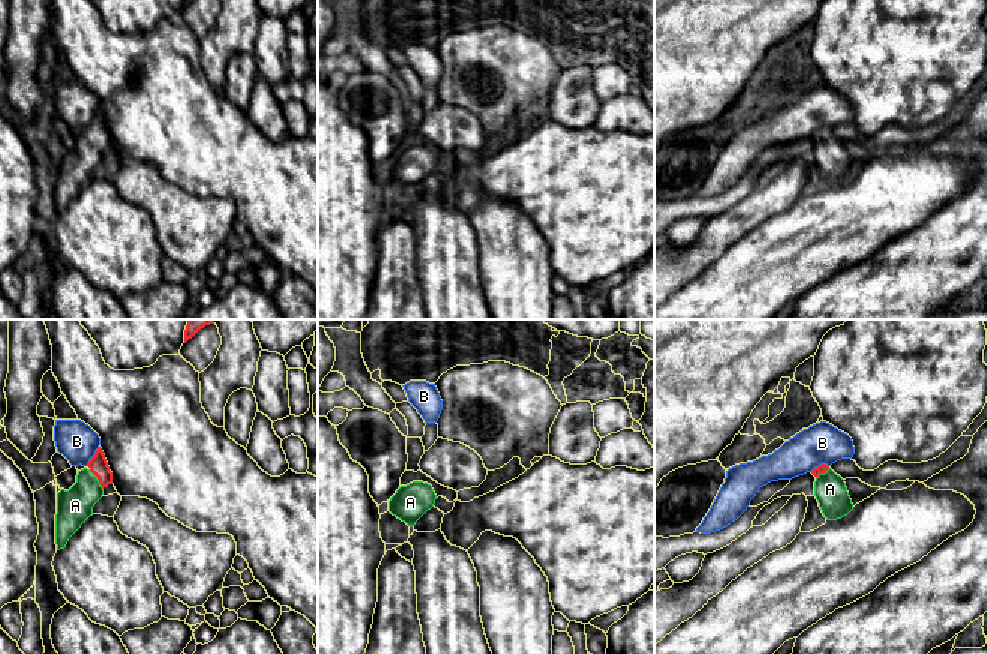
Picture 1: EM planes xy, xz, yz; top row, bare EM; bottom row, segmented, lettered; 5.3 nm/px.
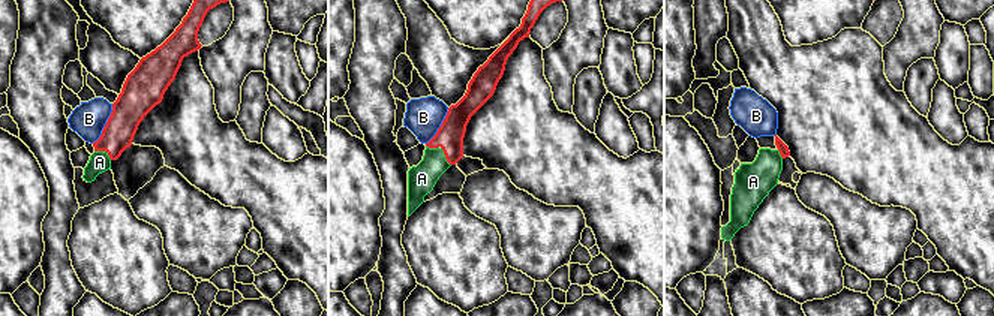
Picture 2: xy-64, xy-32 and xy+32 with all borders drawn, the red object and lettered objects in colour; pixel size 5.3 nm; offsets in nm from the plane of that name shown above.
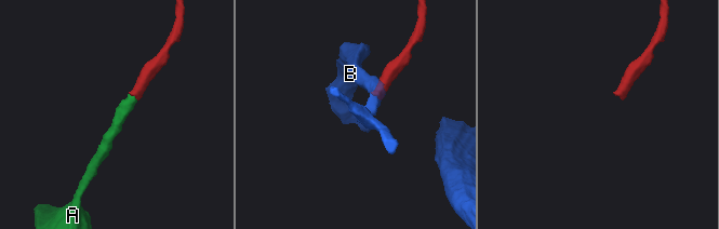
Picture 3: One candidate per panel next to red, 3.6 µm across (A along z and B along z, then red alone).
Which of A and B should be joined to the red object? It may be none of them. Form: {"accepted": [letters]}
{"accepted": ["A"]}

